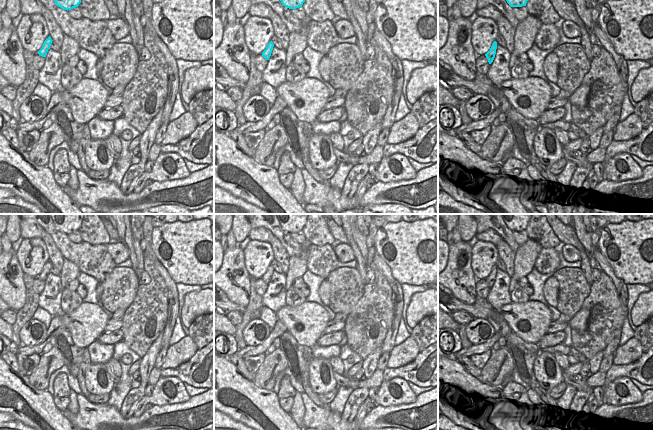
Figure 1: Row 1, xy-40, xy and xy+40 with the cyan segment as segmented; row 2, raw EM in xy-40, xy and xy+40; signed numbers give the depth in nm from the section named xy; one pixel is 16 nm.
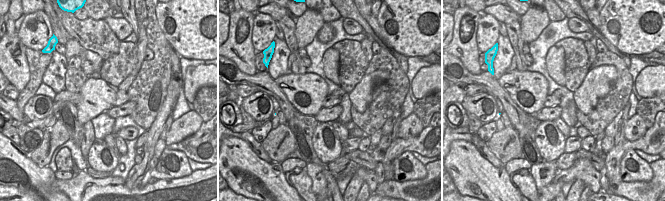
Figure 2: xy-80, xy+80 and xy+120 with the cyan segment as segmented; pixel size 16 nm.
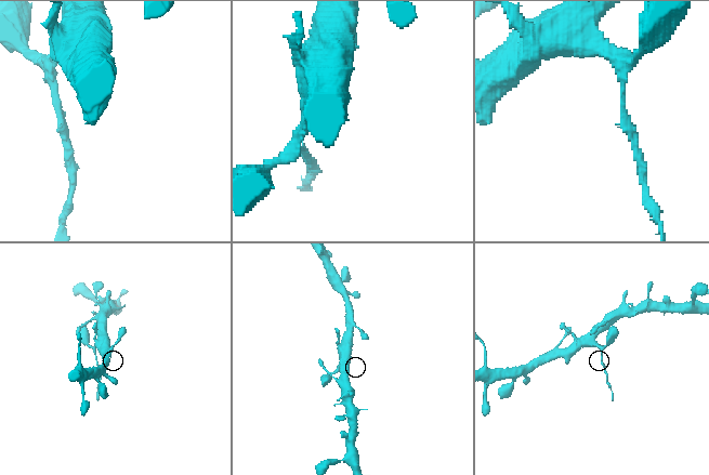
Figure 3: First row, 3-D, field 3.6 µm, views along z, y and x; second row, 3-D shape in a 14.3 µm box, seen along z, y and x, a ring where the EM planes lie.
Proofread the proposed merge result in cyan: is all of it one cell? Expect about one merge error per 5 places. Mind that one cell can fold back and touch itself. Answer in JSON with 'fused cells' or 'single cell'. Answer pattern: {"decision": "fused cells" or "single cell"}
{"decision": "single cell"}

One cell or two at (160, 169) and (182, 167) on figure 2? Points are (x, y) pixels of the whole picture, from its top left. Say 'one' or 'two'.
one

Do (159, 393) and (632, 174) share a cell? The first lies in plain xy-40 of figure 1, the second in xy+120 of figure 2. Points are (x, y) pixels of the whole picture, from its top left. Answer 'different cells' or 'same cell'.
same cell

